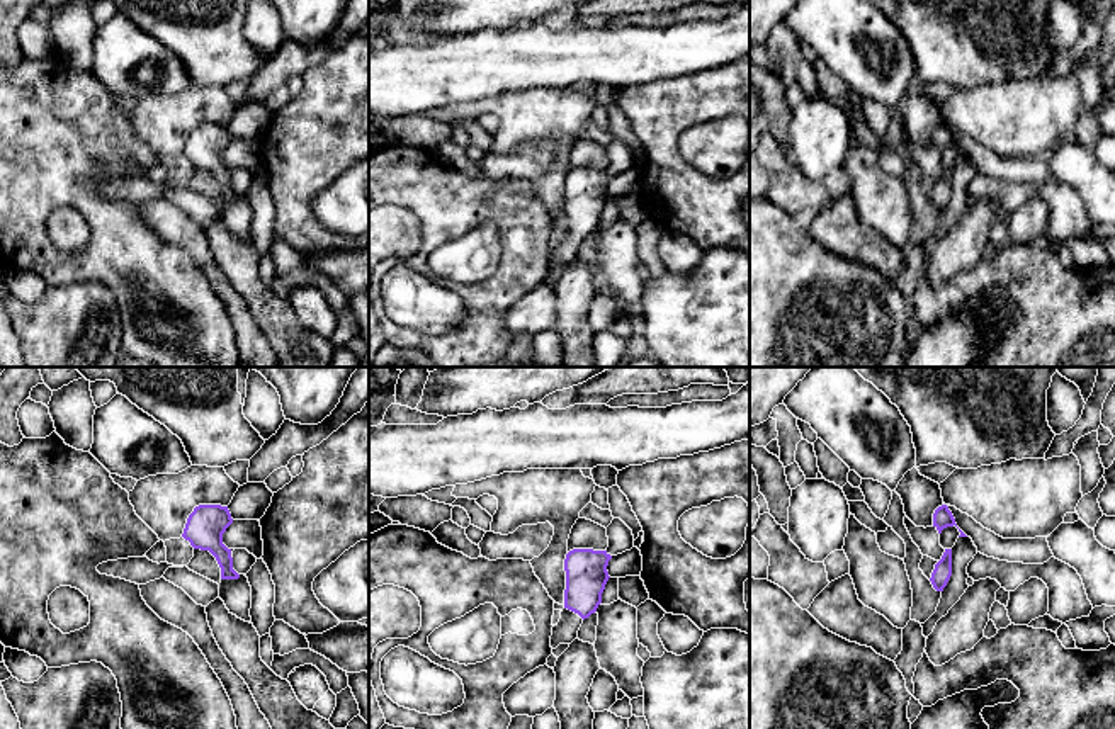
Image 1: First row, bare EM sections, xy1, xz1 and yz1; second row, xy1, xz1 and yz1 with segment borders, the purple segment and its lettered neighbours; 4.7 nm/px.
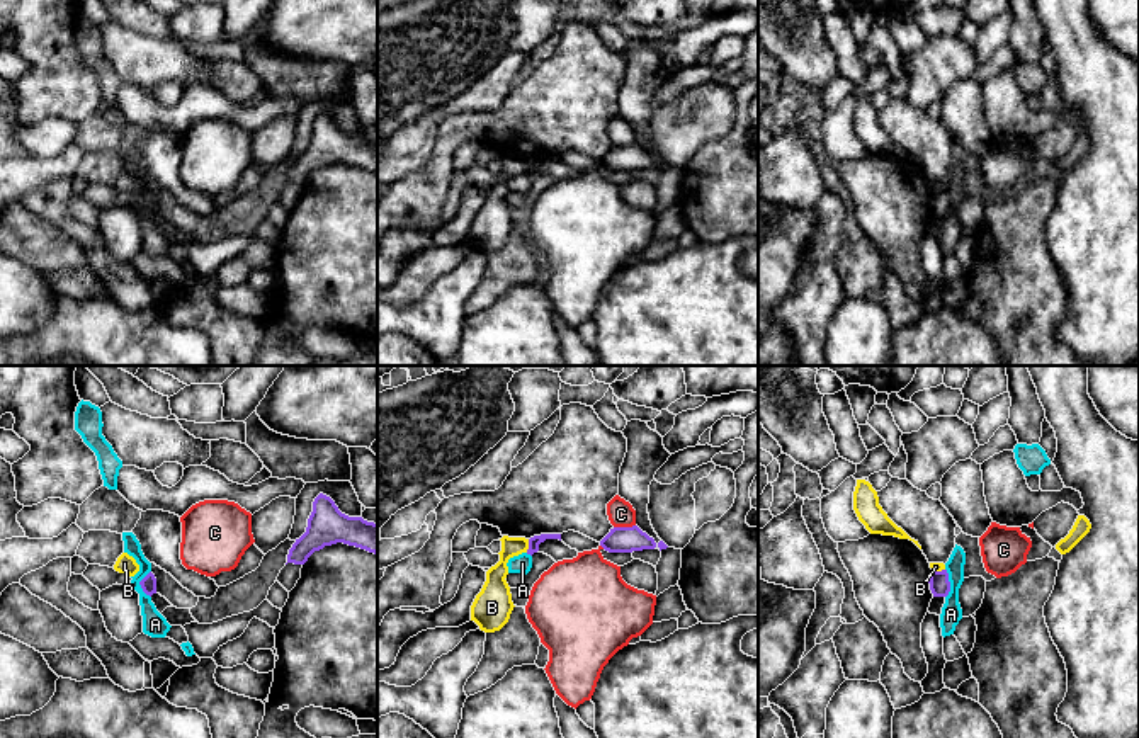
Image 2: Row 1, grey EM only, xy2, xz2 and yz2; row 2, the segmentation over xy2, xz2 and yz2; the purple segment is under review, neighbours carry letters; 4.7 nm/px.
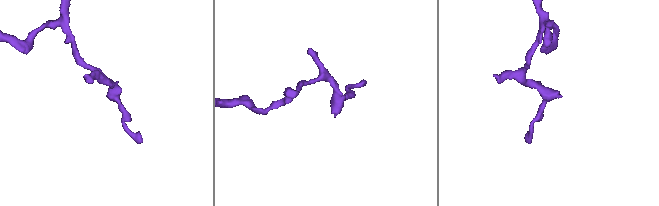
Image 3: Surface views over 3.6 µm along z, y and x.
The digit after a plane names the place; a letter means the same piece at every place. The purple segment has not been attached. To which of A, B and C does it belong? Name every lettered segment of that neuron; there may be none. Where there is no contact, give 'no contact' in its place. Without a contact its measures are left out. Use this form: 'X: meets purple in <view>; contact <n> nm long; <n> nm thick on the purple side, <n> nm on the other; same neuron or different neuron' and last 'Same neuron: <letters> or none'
A: meets purple in xy2; contact 140 nm long; 80 nm thick on the purple side, 110 nm on the other; different neuron
B: meets purple in xz2; contact 70 nm long; 50 nm thick on the purple side, 120 nm on the other; different neuron
C: meets purple in xz2; contact 110 nm long; 130 nm thick on the purple side, 130 nm on the other; different neuron
Same neuron: none

